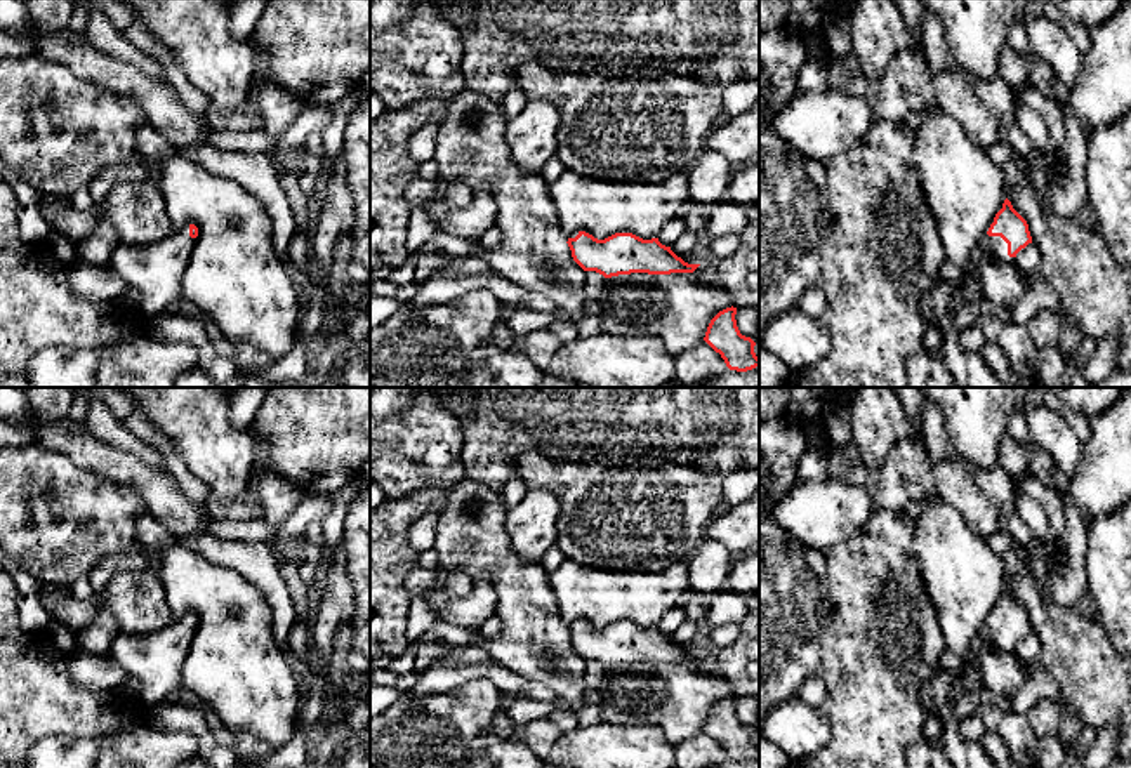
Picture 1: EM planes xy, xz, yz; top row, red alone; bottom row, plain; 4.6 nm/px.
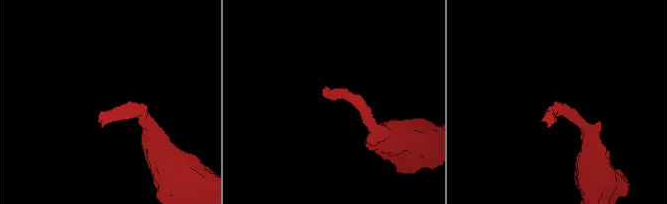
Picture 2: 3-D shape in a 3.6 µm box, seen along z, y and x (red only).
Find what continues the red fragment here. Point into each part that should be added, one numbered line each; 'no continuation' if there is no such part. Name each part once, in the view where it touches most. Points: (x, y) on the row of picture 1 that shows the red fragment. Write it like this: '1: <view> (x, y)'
1: yz (992, 247)

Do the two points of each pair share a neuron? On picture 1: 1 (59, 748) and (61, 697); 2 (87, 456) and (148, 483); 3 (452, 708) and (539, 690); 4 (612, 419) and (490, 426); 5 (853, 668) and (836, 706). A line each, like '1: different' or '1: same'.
1: different
2: same
3: different
4: same
5: same

